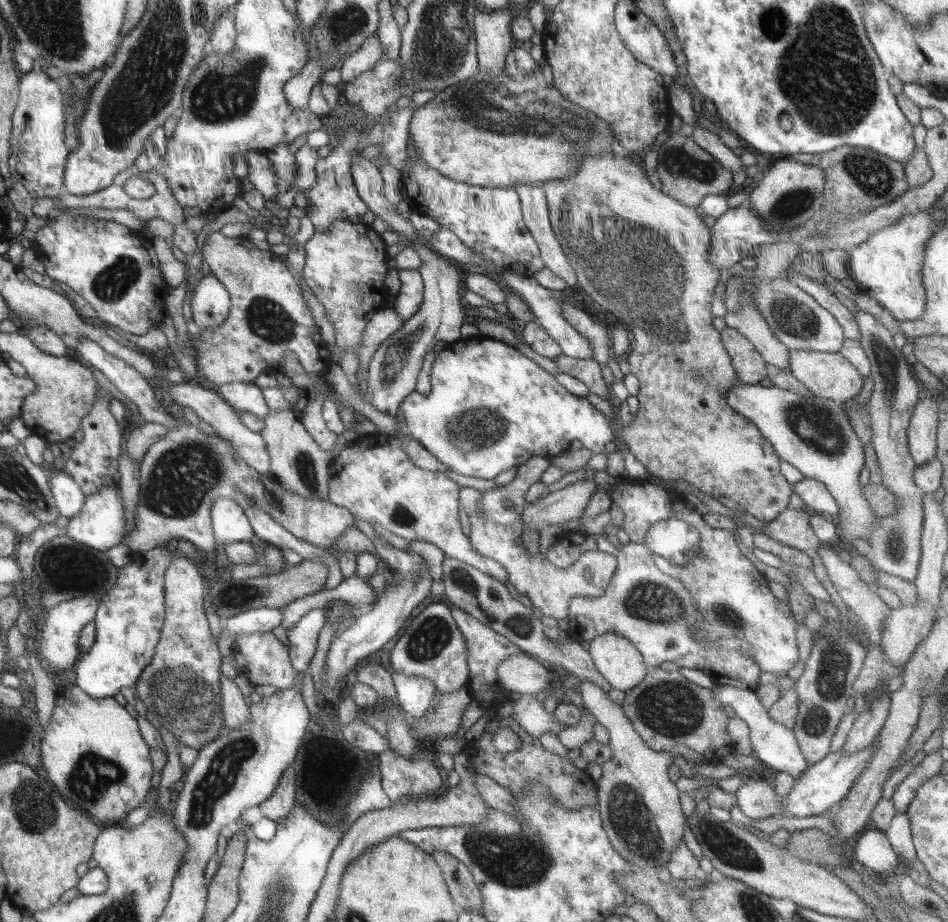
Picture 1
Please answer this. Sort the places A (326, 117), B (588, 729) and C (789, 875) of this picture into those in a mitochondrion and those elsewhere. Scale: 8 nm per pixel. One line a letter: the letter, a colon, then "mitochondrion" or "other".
A: other
B: other
C: other

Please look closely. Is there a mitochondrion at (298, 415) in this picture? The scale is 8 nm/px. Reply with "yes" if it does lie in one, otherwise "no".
no

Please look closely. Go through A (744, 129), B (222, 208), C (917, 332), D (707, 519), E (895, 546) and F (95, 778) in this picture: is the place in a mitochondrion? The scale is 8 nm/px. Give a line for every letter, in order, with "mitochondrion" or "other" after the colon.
A: other
B: other
C: other
D: other
E: mitochondrion
F: mitochondrion

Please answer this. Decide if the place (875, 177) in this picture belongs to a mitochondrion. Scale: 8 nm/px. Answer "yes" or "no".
yes

